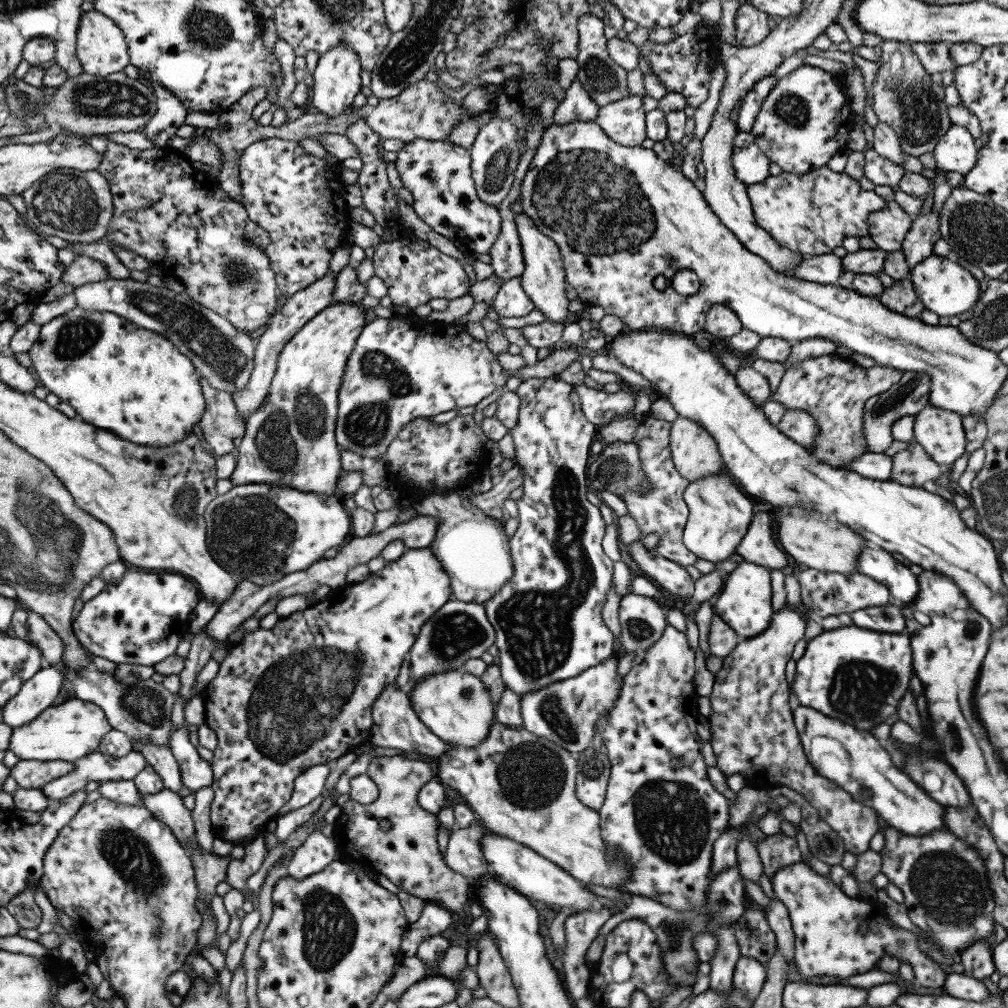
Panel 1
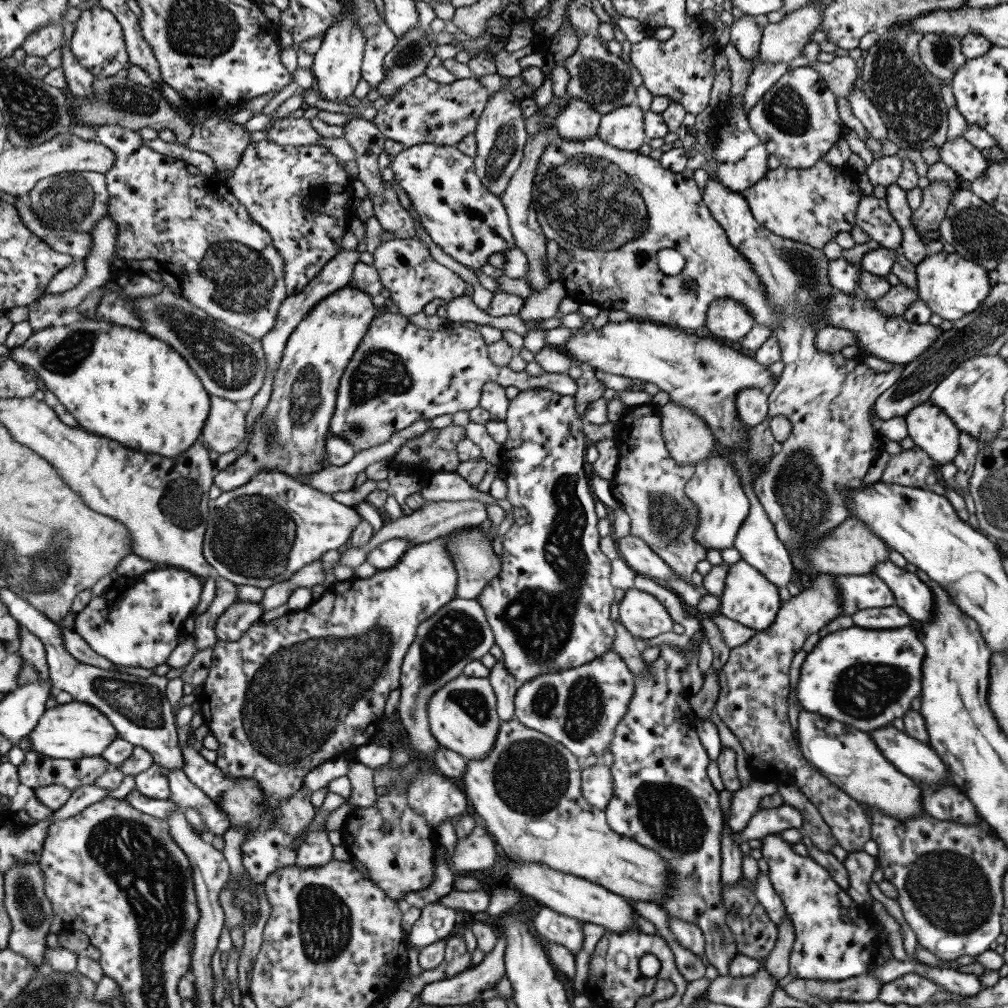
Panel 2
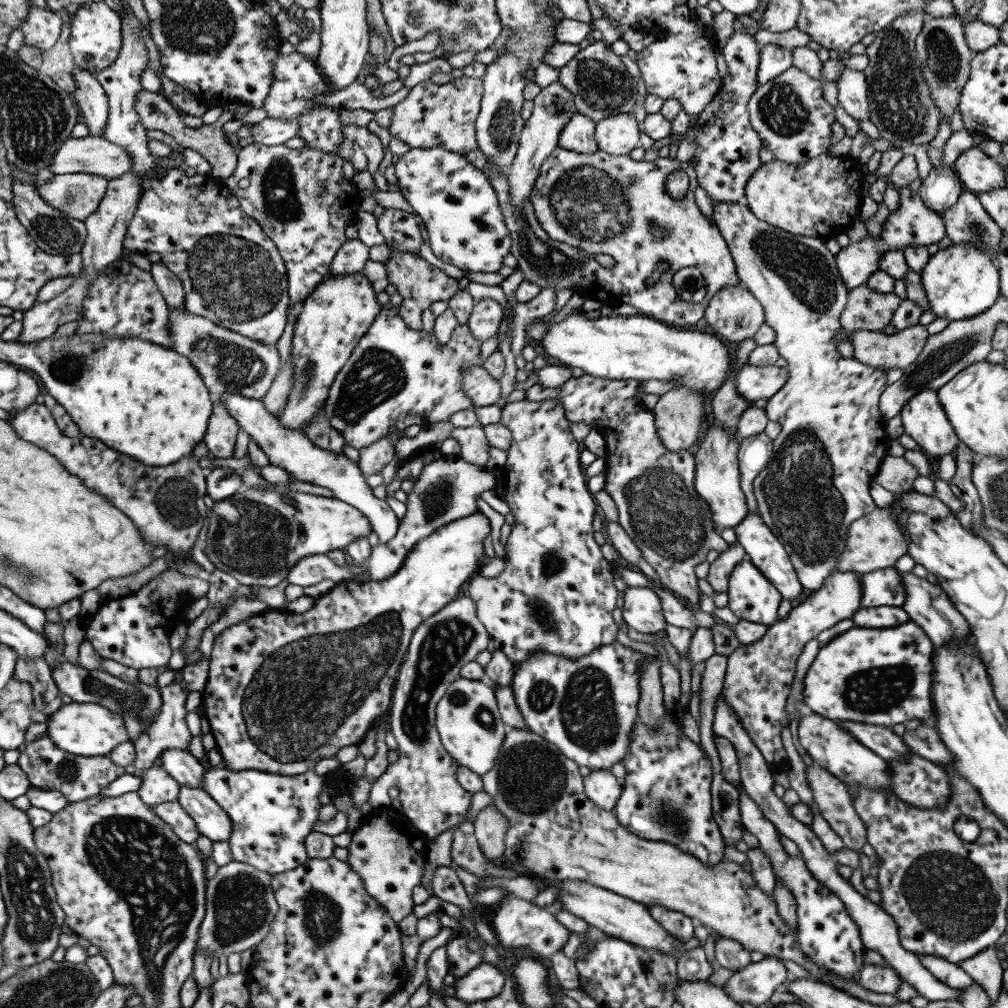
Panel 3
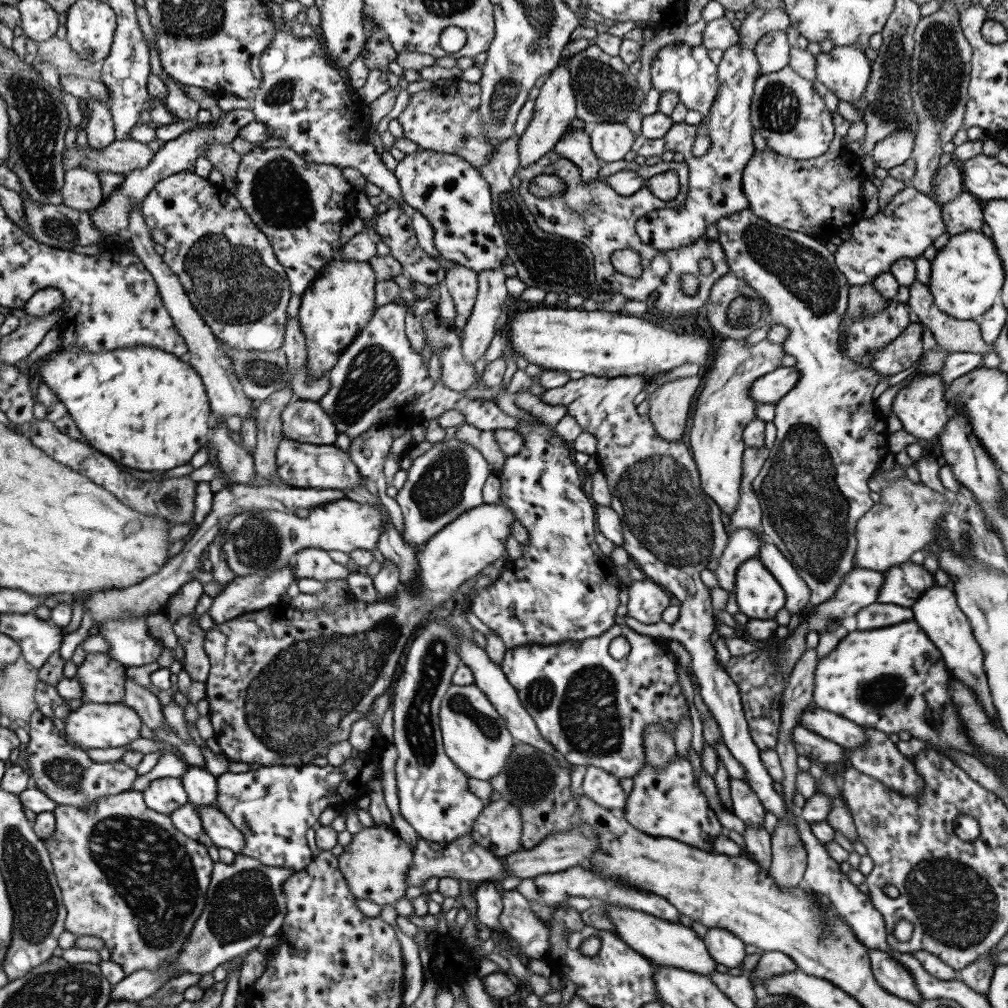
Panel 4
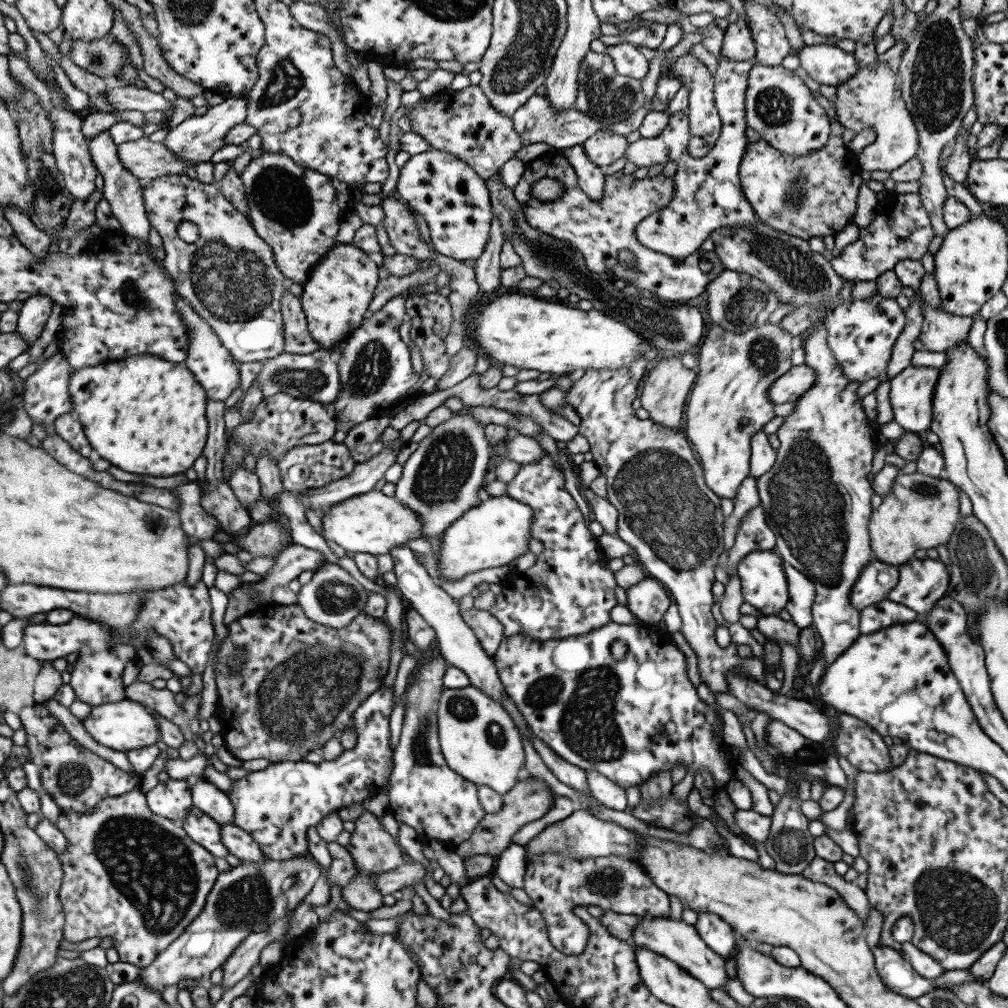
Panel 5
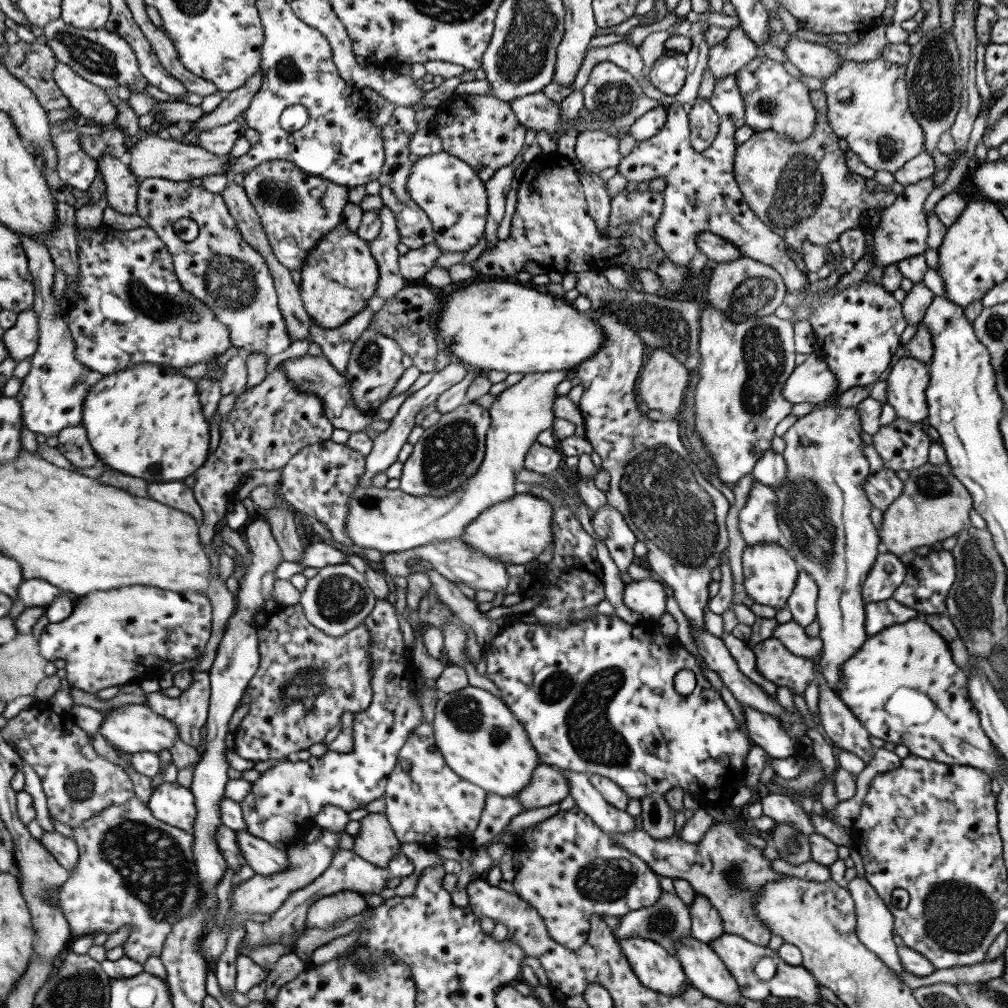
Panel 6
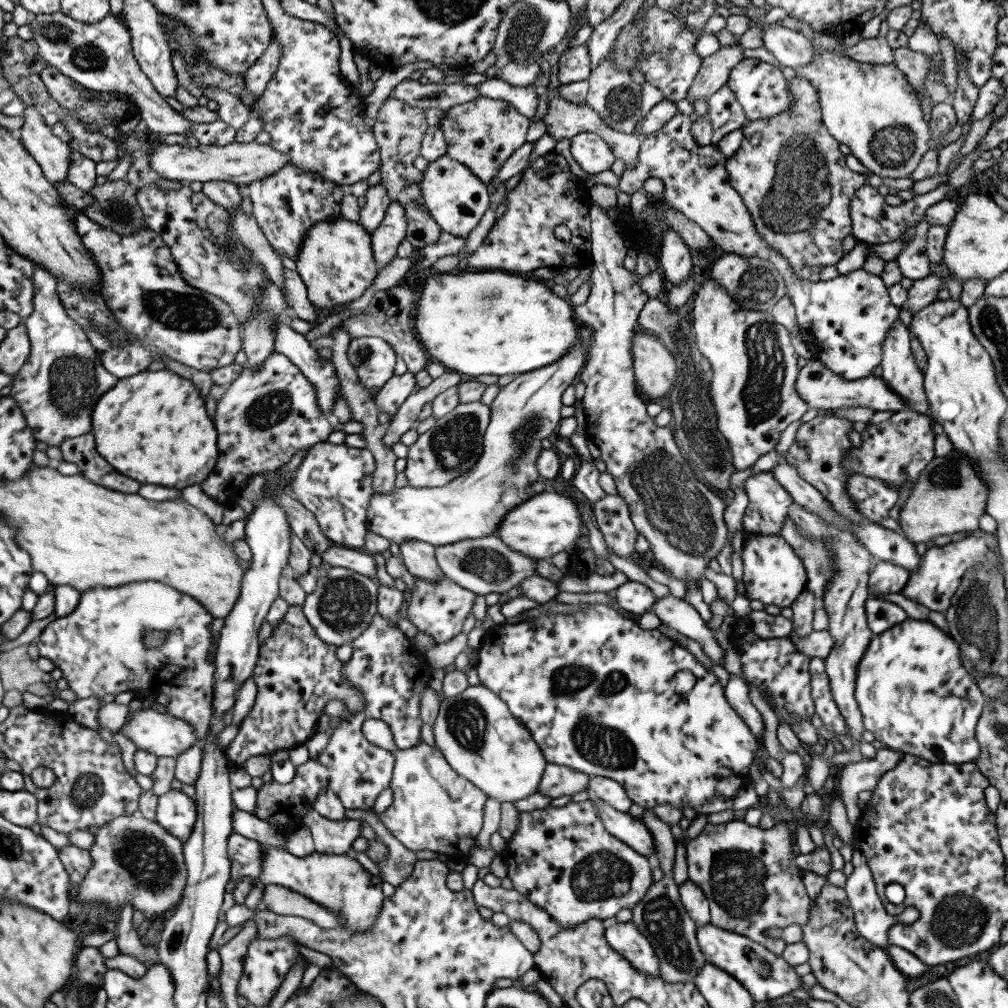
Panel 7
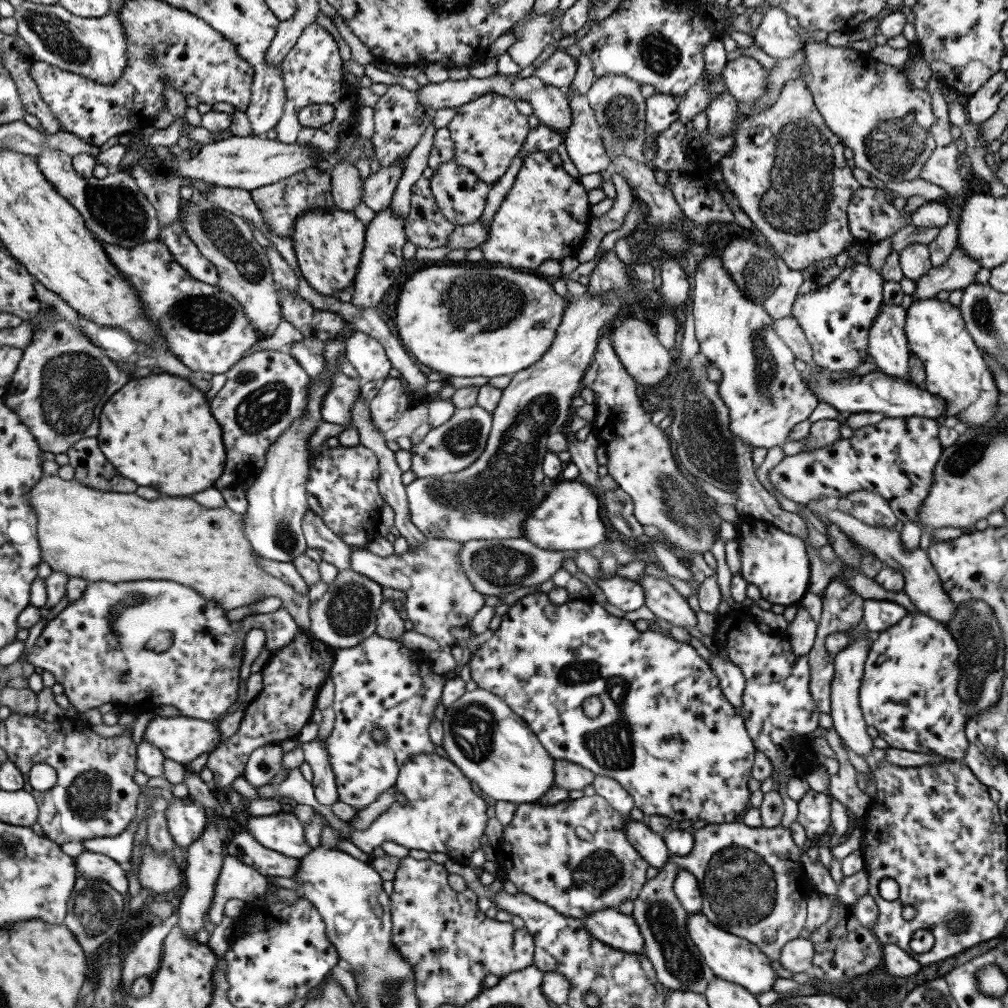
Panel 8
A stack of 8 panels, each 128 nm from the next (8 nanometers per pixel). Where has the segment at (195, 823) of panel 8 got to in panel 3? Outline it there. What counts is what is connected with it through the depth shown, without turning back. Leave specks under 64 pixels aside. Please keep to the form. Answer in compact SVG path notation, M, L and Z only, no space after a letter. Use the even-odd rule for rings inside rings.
M151 766L140 776L137 797L145 806L156 806L165 801L176 801L179 784L161 766Z

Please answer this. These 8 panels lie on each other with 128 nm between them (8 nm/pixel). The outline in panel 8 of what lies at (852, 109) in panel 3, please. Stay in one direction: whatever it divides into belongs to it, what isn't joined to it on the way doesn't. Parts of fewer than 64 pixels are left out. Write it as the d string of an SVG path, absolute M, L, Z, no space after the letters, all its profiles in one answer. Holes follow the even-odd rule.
M770 6L754 17L754 44L771 58L783 60L803 47L797 33L787 24L787 17L781 9Z

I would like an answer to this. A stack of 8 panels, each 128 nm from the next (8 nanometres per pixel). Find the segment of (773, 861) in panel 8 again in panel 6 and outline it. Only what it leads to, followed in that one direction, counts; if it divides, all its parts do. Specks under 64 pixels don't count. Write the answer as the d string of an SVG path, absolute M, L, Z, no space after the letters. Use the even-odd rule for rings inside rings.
M714 822L697 844L689 844L679 840L673 834L665 839L652 839L639 827L626 834L612 834L615 844L627 848L627 852L635 854L647 864L658 876L666 876L672 880L683 879L691 885L695 894L707 898L711 906L719 913L723 923L723 932L743 937L751 944L767 947L769 930L753 916L754 898L759 896L760 888L766 882L782 878L785 874L776 873L771 868L769 859L762 854L762 849L748 844L742 838L742 832L733 823Z

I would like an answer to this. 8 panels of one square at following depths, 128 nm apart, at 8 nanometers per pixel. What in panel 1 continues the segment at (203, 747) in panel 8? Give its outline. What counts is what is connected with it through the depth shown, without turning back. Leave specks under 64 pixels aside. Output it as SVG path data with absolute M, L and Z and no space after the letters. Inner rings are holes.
M73 696L57 706L47 707L29 723L13 727L6 750L10 750L19 760L73 763L73 760L95 752L99 739L103 738L103 733L109 732L111 729L99 707Z

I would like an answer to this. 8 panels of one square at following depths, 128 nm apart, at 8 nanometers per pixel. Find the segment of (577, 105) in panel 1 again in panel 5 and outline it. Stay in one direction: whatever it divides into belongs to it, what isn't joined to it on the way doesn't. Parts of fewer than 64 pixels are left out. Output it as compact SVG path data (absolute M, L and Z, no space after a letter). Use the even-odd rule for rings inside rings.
M581 144L571 145L571 147L561 149L560 151L573 167L576 182L583 191L583 194L593 201L601 199L601 195L603 195L603 183L605 183L603 168L594 165L587 159L587 155L585 155L583 145Z

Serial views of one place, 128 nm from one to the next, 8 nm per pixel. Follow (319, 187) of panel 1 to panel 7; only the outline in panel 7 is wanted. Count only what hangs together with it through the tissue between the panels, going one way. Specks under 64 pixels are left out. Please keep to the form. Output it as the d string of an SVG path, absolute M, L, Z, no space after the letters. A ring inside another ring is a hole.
M291 162L247 185L253 219L261 227L267 242L285 258L297 256L307 228L339 216L339 202L344 191L341 185L325 180L317 172L303 172Z

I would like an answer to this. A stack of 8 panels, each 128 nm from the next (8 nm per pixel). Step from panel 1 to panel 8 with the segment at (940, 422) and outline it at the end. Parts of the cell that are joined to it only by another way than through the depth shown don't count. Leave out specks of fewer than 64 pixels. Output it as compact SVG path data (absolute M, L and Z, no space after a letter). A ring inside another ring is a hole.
M884 304L871 324L867 354L879 372L912 384L907 373L911 354L904 332L905 318L903 308Z

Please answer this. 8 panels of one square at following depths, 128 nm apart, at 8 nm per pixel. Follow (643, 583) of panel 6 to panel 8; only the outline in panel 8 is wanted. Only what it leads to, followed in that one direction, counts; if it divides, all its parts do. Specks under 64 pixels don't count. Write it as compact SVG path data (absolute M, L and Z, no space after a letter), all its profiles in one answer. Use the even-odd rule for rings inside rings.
M611 576L607 579L599 579L596 584L606 601L623 612L631 612L643 606L643 589L635 580Z

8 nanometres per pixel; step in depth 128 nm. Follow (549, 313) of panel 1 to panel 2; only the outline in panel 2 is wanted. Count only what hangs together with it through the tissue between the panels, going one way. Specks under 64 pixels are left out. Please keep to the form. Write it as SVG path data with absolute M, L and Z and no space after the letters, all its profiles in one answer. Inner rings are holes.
M553 95L546 106L536 108L538 110L539 125L542 126L542 129L536 136L526 136L519 166L511 175L507 188L499 196L507 214L508 228L513 240L515 240L515 247L523 252L527 258L528 269L522 280L527 282L531 293L541 293L550 284L545 262L545 244L547 244L548 238L542 233L541 227L536 221L536 214L531 208L531 185L533 185L533 175L535 175L535 167L537 167L539 156L541 156L543 149L547 148L547 143L551 141L551 135L555 132L553 129L557 113L567 105L567 101L568 98L565 95L562 98Z

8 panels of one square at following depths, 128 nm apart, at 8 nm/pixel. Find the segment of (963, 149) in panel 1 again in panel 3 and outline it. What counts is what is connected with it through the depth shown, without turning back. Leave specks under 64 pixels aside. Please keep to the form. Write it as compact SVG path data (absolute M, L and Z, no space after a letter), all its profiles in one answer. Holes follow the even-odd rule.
M979 147L963 150L955 159L953 171L964 190L977 194L997 187L1007 187L1001 163L985 155Z

